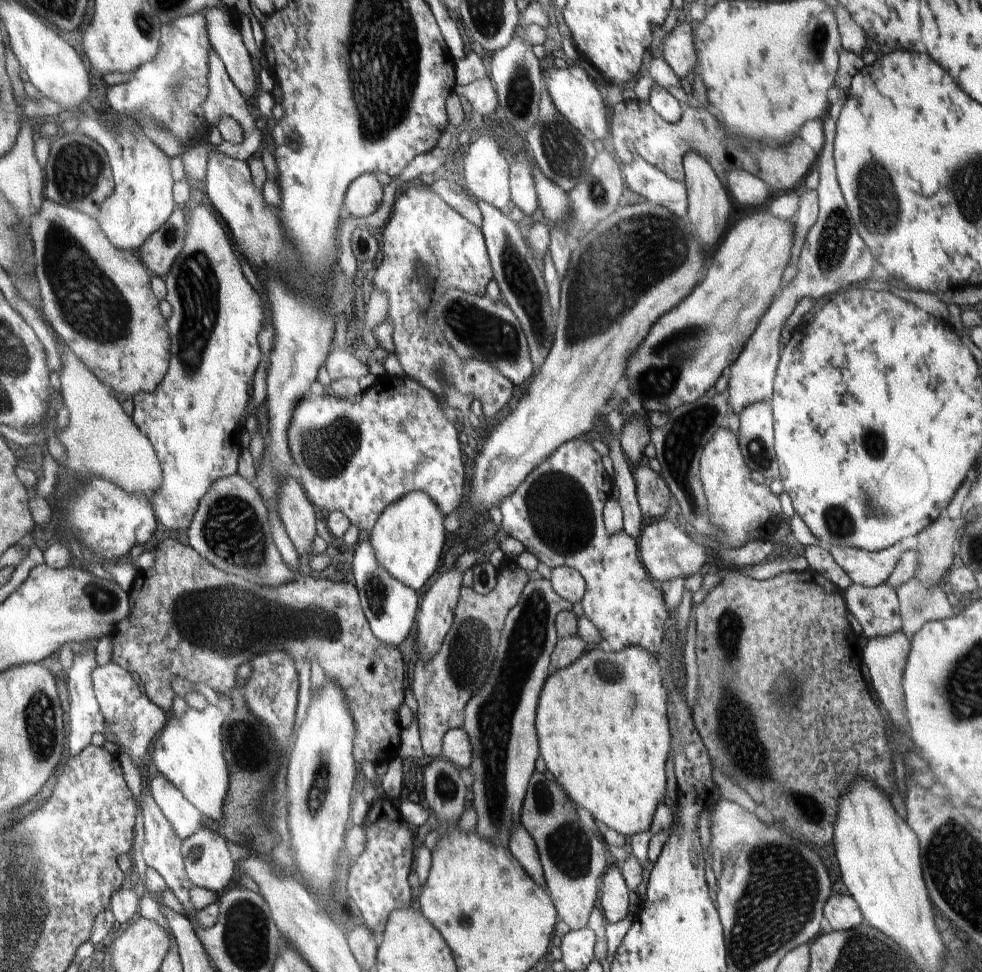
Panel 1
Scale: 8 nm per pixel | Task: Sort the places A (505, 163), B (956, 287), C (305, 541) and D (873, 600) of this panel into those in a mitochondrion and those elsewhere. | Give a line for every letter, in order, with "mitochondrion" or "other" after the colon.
A: other
B: other
C: other
D: other

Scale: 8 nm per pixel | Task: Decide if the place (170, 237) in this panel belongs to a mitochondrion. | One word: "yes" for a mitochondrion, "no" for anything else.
yes

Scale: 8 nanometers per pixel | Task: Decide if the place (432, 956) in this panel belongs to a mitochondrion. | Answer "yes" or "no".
no

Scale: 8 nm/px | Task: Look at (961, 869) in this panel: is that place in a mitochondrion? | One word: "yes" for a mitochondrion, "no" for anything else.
yes

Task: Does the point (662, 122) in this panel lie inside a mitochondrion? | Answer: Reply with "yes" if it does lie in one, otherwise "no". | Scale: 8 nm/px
no

